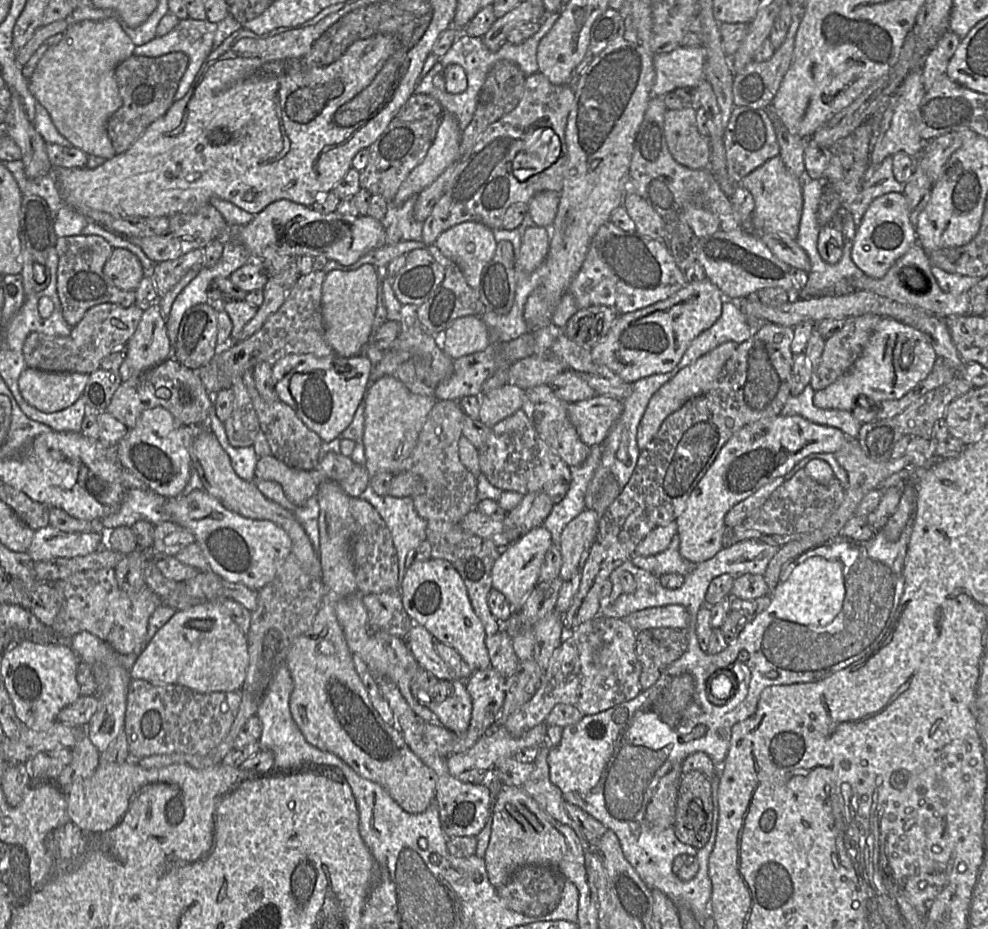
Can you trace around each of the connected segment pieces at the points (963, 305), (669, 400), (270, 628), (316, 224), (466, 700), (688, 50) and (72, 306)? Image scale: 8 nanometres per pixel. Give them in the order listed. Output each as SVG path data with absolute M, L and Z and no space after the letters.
M916 241L882 278L864 275L861 278L850 278L847 282L856 290L868 290L891 300L918 307L940 318L970 314L968 292L961 294L943 292L932 273L932 267L929 254Z
M727 341L717 346L713 350L699 357L690 365L684 367L654 393L638 427L637 444L640 449L643 449L655 436L663 421L670 414L681 408L688 400L707 393L715 386L715 381L717 380L719 373L738 345L739 344L734 341Z
M291 554L279 568L274 579L259 591L258 603L253 611L249 611L243 605L227 597L221 599L218 602L211 602L216 603L223 609L223 611L228 613L232 620L239 626L241 631L246 634L248 643L249 665L247 668L245 680L240 689L241 703L229 732L224 737L224 739L216 746L216 748L212 749L205 756L174 753L152 755L143 757L139 760L133 760L131 759L131 757L127 757L125 761L133 761L145 769L158 769L172 764L186 764L192 768L201 770L220 763L224 756L233 749L234 741L238 736L241 728L245 725L249 718L256 715L265 695L267 694L271 686L277 670L282 664L285 663L288 651L295 638L304 634L311 627L313 620L318 613L322 596L323 585L320 579L315 579L314 577L306 573L301 568L293 554Z
M284 199L267 205L246 225L227 225L219 240L222 244L227 241L242 244L250 255L250 261L259 261L264 250L271 248L285 256L324 256L344 266L352 265L368 252L387 245L381 222L368 215L321 214Z
M419 668L411 681L413 697L428 707L436 717L436 723L456 734L464 734L470 726L472 699L466 689L466 681L438 679Z
M679 46L653 57L655 80L651 97L662 97L680 87L696 88L704 79L706 51L700 46Z
M77 235L58 238L56 250L58 268L56 273L56 289L61 314L68 325L74 327L81 321L85 313L92 307L113 303L123 308L135 305L135 292L123 291L107 282L103 267L110 257L113 247L102 237L96 235Z

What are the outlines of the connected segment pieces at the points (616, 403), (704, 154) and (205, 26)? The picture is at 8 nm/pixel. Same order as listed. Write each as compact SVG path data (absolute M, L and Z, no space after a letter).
M600 394L567 404L569 419L588 446L603 442L622 411L622 400Z
M696 108L668 109L664 116L664 132L672 157L691 169L708 169L710 142L698 131Z
M180 19L166 35L156 36L149 42L136 46L134 54L156 57L170 52L182 52L188 58L187 68L179 81L175 100L185 96L206 56L211 50L216 23L207 19Z

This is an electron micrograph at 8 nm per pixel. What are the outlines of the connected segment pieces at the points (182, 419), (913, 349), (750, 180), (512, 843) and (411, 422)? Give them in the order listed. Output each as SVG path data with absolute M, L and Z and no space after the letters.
M170 357L147 372L123 382L114 393L106 412L131 429L144 410L154 407L165 408L182 425L204 425L207 428L212 396L205 389L196 370Z
M882 318L849 371L826 388L815 391L813 402L821 408L851 412L858 400L877 403L899 399L929 375L937 359L930 338L923 332L895 319Z
M779 156L767 160L754 169L739 184L746 188L754 198L752 221L759 230L796 239L803 205L802 185L799 177L786 168Z
M503 783L494 797L490 820L491 835L483 859L488 879L495 888L506 884L514 871L525 865L558 869L566 853L565 838L522 788Z
M384 375L371 384L364 396L365 419L362 444L365 452L364 466L372 477L386 471L397 473L417 444L420 431L430 410L437 402L435 395L410 391L406 385L391 375Z

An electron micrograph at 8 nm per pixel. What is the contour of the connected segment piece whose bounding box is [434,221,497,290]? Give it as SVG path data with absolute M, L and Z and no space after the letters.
M466 221L441 233L434 245L460 267L468 285L478 290L482 270L493 258L497 241L486 225Z

